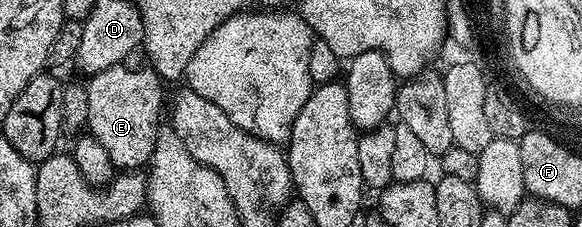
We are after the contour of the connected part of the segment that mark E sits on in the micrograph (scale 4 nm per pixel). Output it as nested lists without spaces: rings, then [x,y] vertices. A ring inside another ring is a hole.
[[[117,65],[87,80],[88,89],[88,125],[87,132],[97,139],[109,153],[110,161],[121,172],[135,171],[148,165],[154,153],[156,134],[160,132],[162,120],[160,110],[164,107],[164,87],[160,76],[151,66],[128,67]]]

